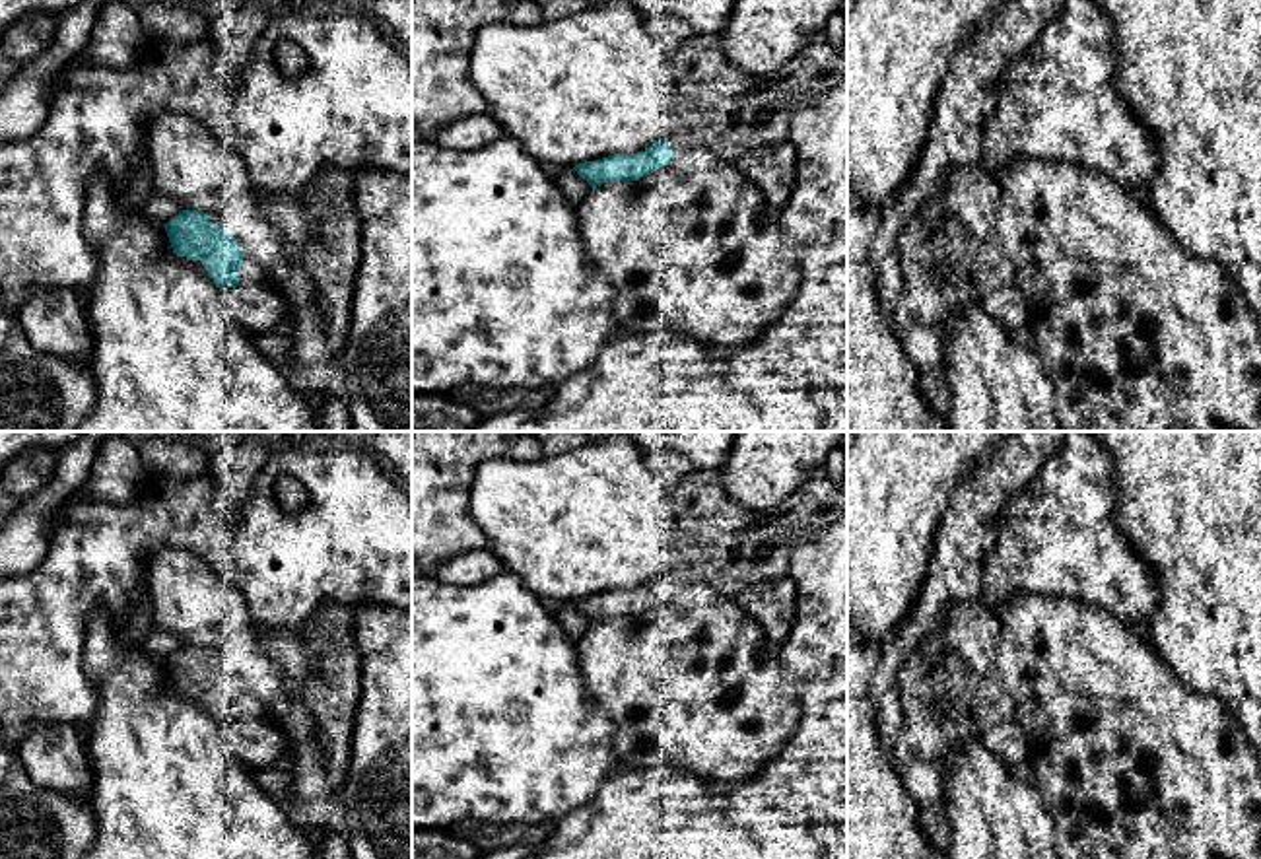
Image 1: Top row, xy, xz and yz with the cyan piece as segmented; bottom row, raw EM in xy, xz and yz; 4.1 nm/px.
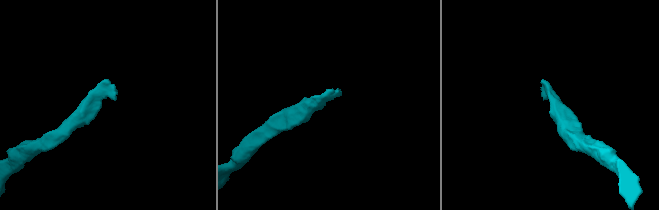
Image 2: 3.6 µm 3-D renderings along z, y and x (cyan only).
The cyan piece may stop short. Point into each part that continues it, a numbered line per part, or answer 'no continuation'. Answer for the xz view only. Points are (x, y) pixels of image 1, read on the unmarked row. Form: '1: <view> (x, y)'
1: xz (719, 543)

